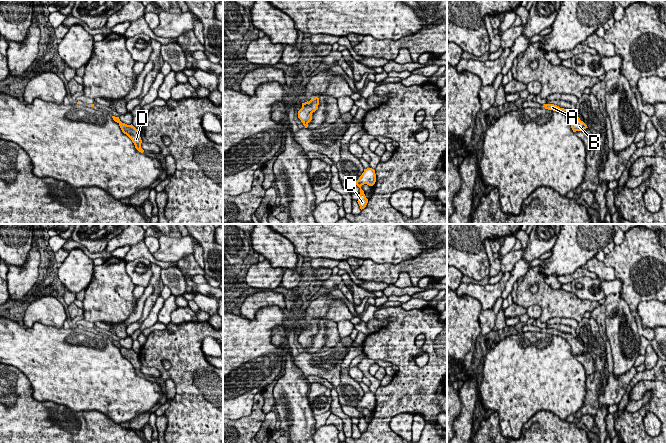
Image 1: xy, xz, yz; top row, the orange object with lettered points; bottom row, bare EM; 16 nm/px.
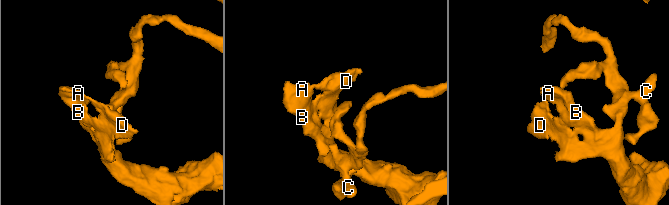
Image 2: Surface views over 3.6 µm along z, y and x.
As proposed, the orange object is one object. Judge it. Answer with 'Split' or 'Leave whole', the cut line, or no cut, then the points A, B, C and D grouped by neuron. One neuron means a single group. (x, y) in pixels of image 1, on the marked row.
Leave whole. No split. Groups: A B C D

